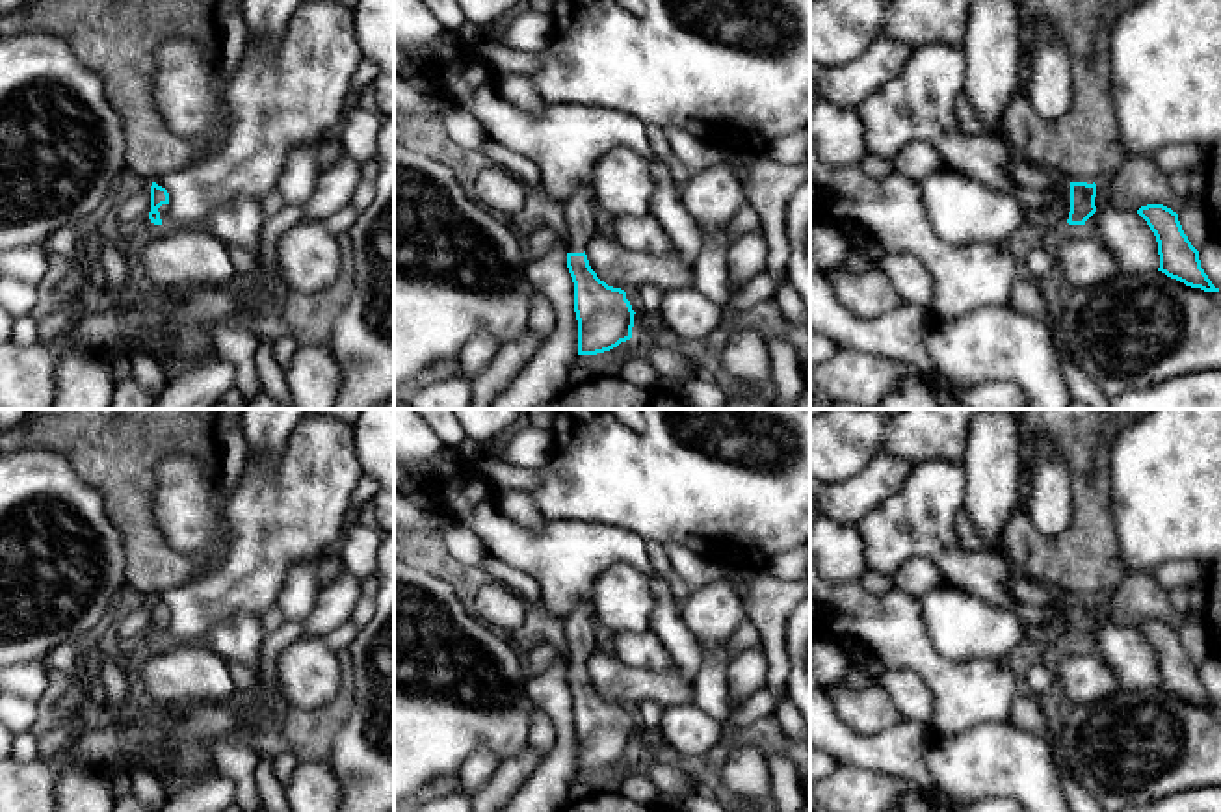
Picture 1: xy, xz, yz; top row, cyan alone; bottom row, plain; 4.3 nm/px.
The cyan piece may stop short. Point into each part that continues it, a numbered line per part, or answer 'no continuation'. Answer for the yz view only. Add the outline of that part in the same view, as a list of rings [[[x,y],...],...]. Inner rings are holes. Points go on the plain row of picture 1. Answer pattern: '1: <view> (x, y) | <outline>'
1: yz (919, 521) | [[[944,459],[914,465],[903,489],[853,526],[864,541],[866,570],[886,576],[912,557],[931,559],[944,583],[955,585],[991,606],[1013,611],[1033,634],[1067,639],[1070,600],[1054,606],[1020,604],[1013,596],[1013,569],[992,552],[961,546],[955,520],[965,504],[966,470]]]

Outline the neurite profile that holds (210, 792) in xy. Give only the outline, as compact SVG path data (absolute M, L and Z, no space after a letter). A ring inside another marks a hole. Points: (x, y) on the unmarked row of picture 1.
M214 767L167 797L160 812L223 812L234 799L234 782Z

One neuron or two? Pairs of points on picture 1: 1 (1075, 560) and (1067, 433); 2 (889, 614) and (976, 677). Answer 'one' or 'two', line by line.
1: one
2: one

